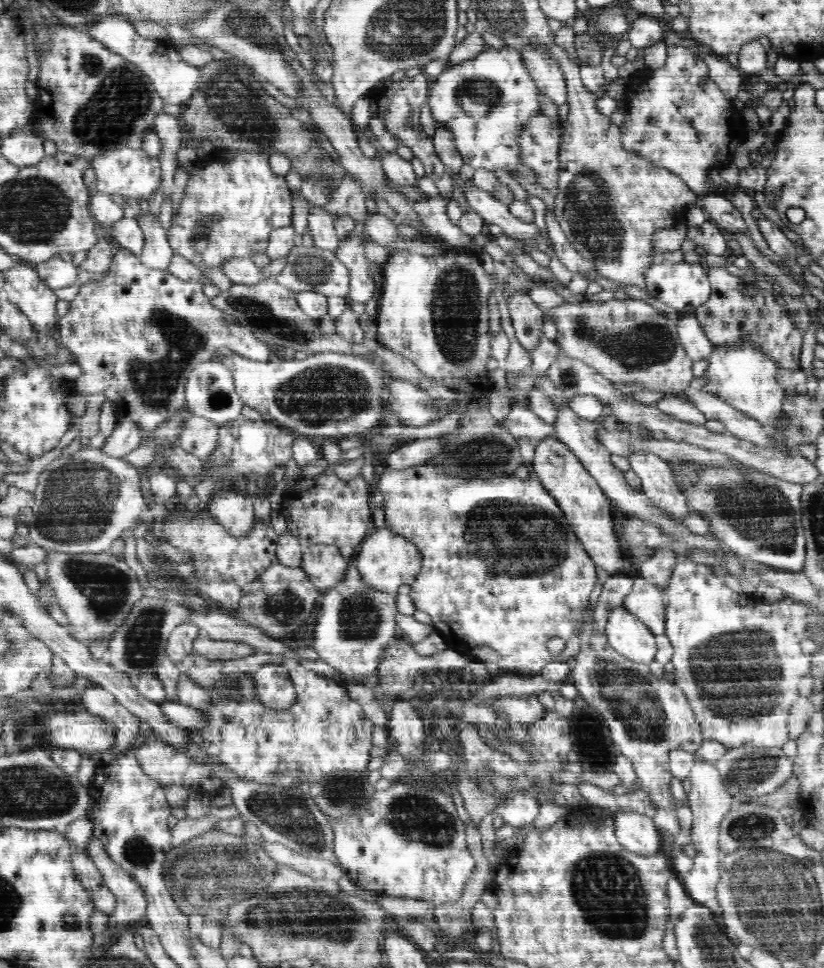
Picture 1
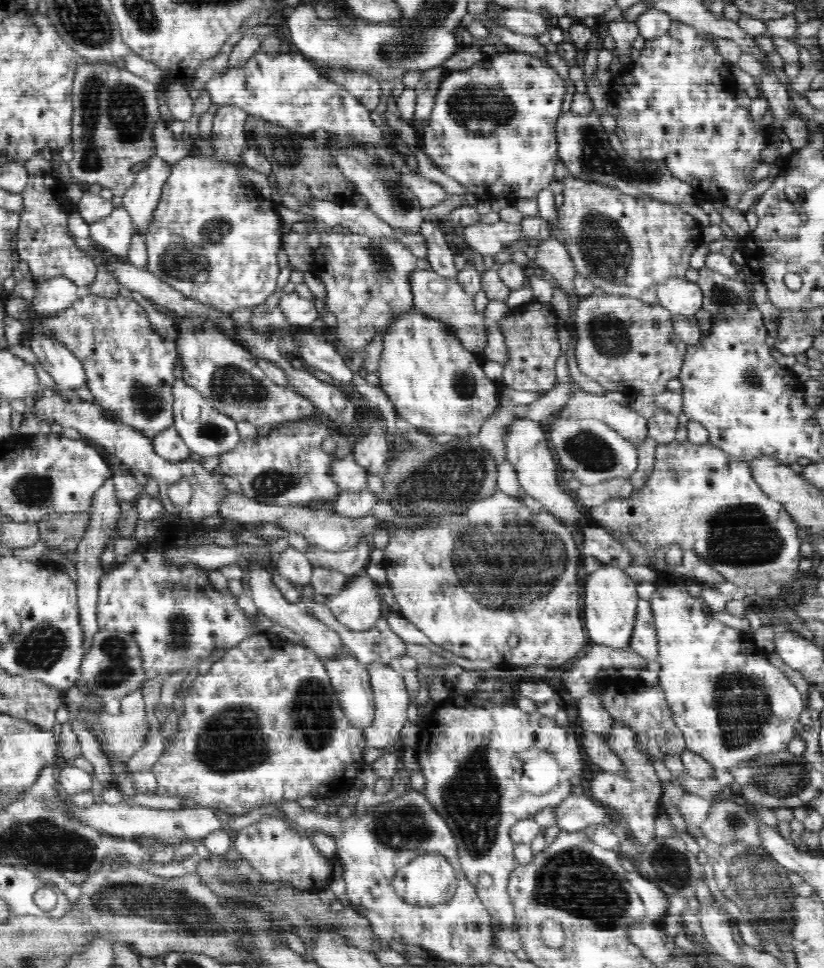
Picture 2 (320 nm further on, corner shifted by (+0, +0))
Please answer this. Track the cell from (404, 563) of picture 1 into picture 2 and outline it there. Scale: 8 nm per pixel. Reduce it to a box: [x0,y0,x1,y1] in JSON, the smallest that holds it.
[319,576,384,631]

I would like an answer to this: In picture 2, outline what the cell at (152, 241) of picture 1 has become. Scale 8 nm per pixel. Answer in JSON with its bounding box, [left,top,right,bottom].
[122,155,171,236]

